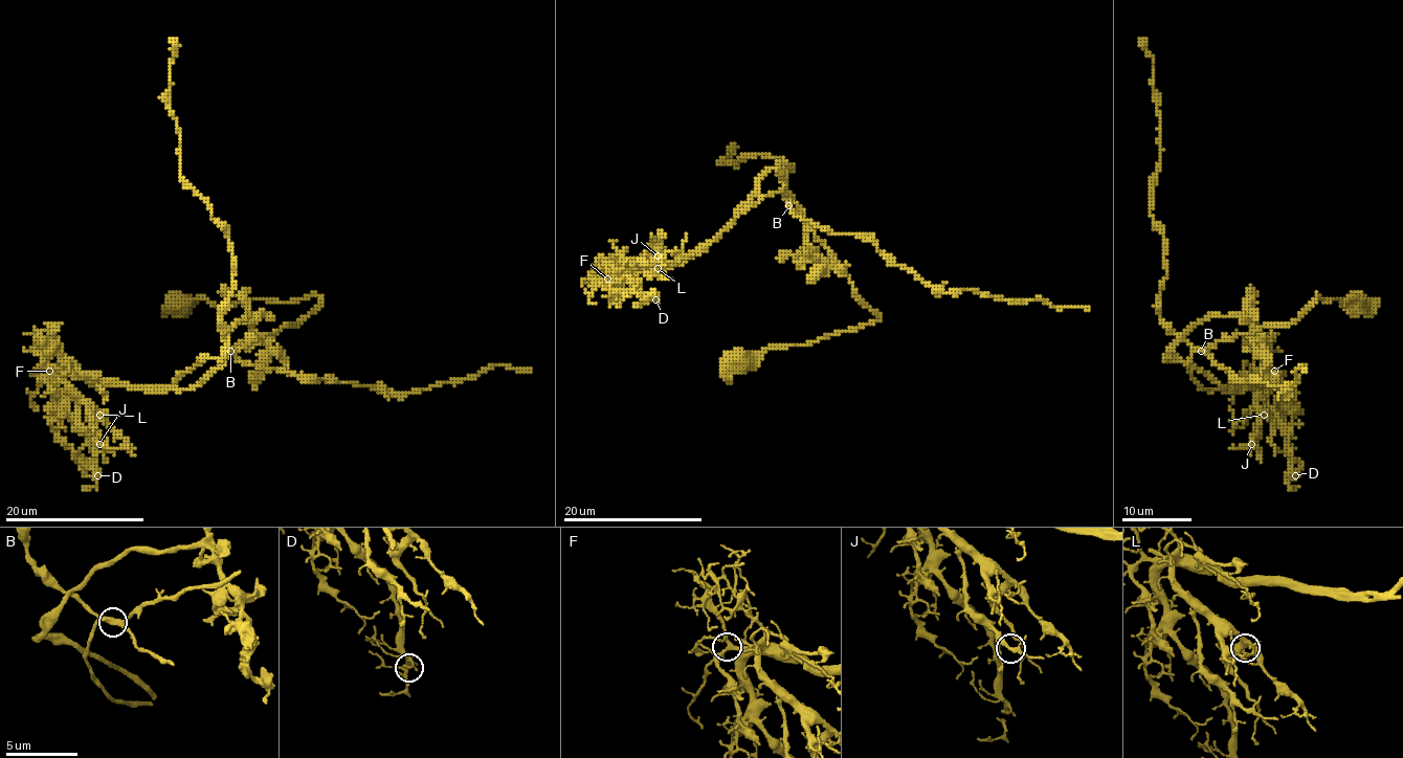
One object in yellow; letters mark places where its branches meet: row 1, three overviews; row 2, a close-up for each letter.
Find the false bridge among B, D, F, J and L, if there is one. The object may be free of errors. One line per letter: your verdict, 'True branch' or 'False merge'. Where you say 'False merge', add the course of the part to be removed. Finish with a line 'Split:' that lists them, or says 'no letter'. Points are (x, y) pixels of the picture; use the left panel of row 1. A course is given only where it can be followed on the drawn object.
B: False merge. Course of the part to remove: (231, 350), (226, 347), (221, 317), (235, 264), (228, 232), (179, 172), (179, 128), (168, 101), (176, 38)
D: True branch
F: True branch
J: True branch
L: True branch
Split: B

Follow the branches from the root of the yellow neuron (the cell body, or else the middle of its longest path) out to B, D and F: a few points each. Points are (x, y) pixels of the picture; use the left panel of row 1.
B: (177, 307), (198, 298), (218, 305), (306, 296), (321, 302), (297, 325), (231, 350)
D: (177, 307), (321, 302), (190, 388), (61, 375), (97, 475)
F: (177, 307), (198, 298), (218, 305), (321, 302), (297, 325), (231, 350), (190, 388), (127, 388), (49, 371)

